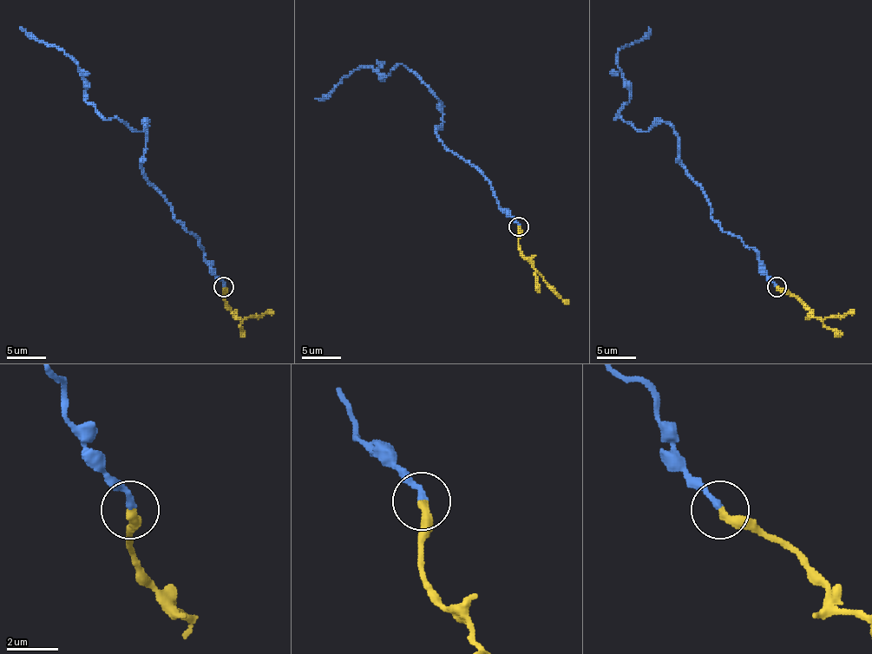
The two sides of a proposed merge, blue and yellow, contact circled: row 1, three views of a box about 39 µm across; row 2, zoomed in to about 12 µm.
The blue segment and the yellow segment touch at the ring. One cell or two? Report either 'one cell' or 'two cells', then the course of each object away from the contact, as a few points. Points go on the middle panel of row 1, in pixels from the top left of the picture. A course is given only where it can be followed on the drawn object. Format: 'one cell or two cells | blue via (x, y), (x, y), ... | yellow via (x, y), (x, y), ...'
two cells | blue via (518, 226), (481, 172), (436, 135), (442, 107), (402, 63), (381, 79), (359, 68), (315, 99) | yellow via (518, 226), (518, 247), (534, 269), (568, 304)

